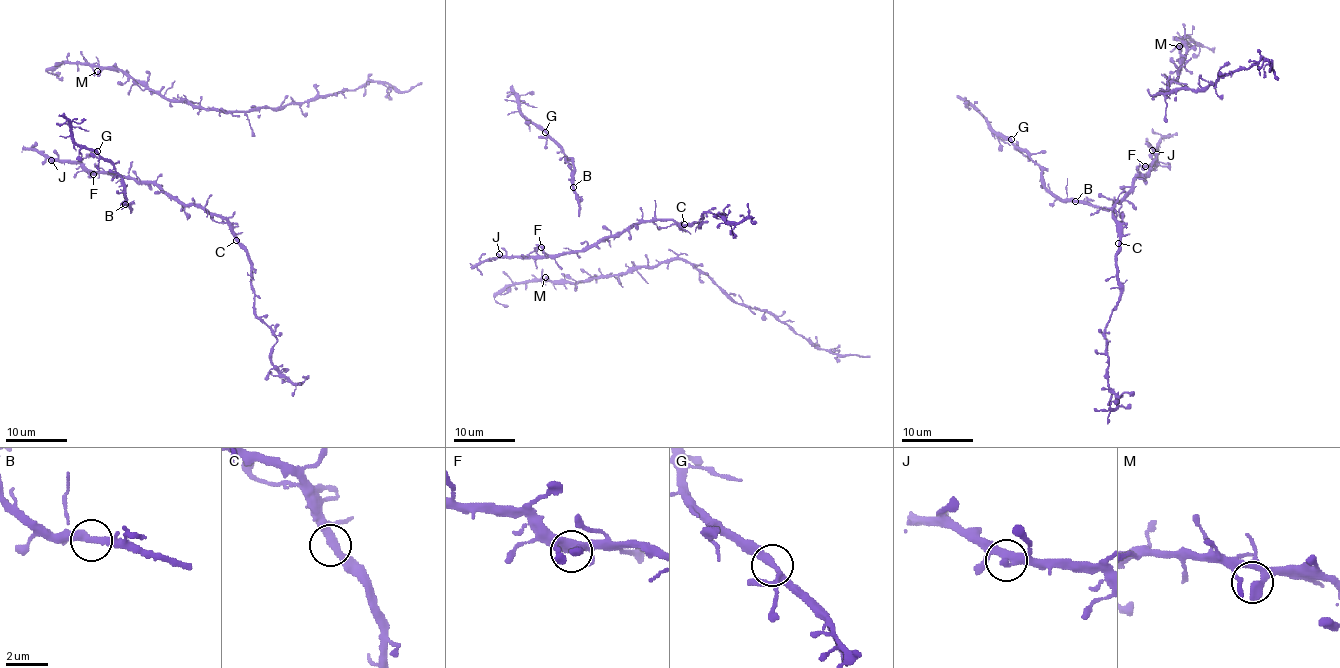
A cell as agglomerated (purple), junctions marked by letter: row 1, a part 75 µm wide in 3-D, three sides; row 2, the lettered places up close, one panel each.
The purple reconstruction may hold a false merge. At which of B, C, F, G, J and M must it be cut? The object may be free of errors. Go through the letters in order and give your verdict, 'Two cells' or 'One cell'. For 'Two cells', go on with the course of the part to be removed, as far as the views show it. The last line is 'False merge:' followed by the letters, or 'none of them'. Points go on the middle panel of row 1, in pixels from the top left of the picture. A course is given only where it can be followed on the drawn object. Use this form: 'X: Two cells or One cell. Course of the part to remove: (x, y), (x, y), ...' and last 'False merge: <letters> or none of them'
B: One cell
C: One cell
F: One cell
G: One cell
J: One cell
M: One cell
False merge: none of them

